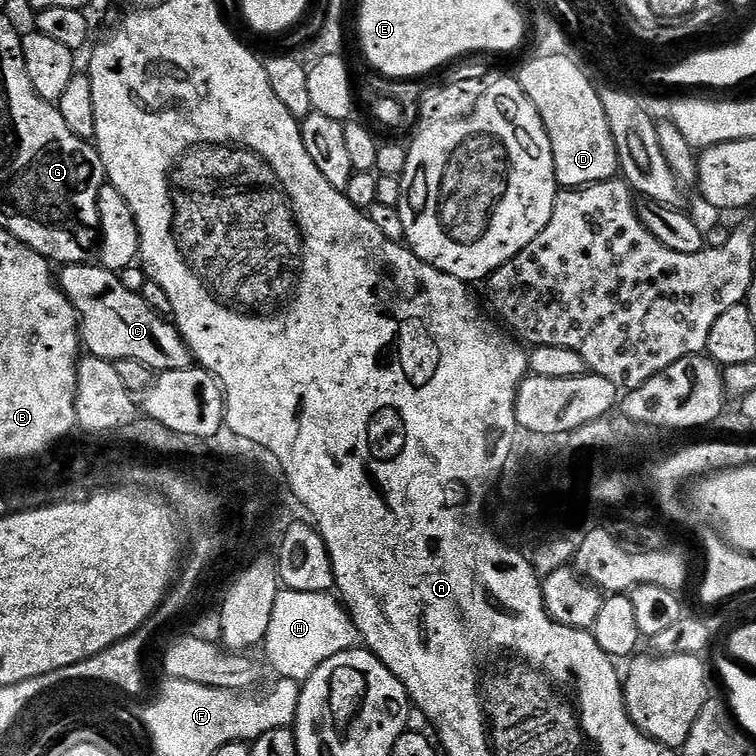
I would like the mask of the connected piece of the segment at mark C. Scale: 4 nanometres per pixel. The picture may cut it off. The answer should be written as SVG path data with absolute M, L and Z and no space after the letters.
M96 262L70 264L59 269L58 283L80 318L80 339L87 355L113 362L134 358L156 374L193 367L192 351L175 323L150 310L143 295L130 290L117 273Z

